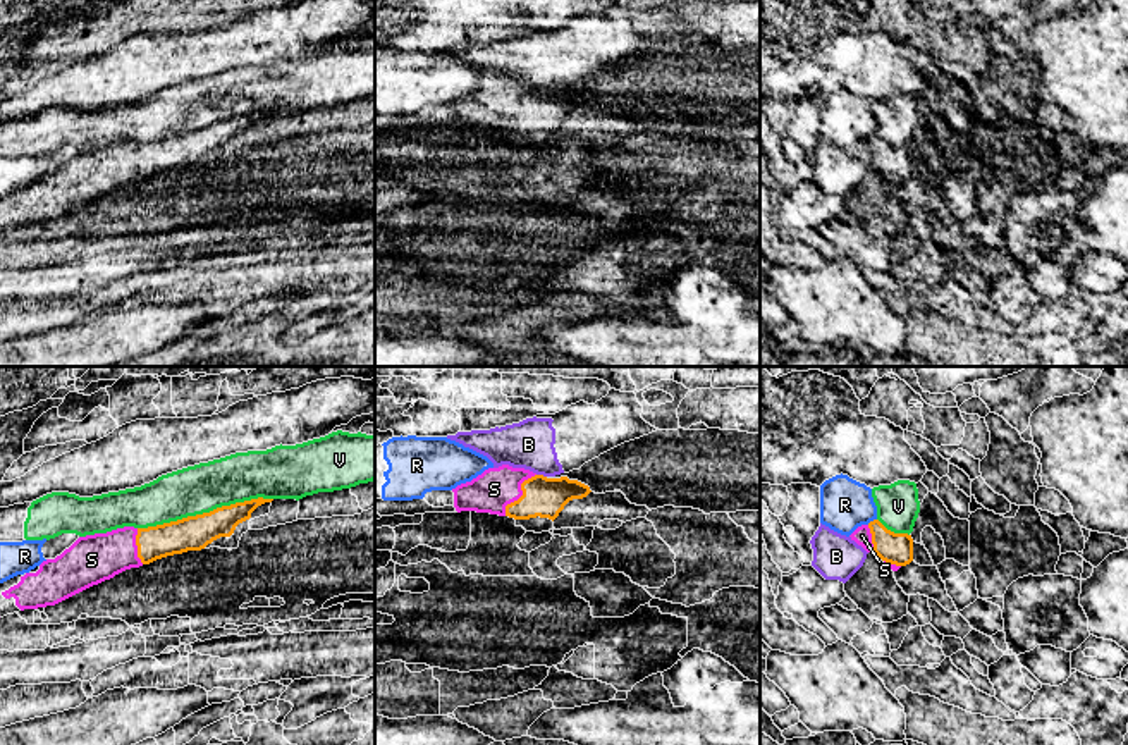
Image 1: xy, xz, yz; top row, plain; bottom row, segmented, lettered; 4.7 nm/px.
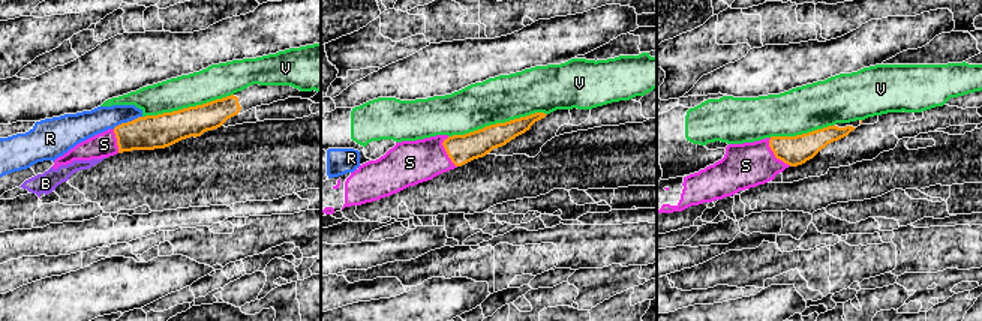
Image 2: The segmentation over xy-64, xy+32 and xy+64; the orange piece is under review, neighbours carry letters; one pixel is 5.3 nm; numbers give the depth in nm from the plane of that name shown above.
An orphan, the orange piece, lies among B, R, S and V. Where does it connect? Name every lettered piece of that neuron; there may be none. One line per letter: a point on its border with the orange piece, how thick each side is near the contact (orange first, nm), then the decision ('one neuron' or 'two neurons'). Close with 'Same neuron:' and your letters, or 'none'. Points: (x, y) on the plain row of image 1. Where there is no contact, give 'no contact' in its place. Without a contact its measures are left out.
B: meets orange in xz at (542, 90); 190 nm thick on the orange side, 220 nm on the other; two neurons
R: meets orange in yz at (870, 136); 140 nm thick on the orange side, 240 nm on the other; two neurons
S: meets orange in xz at (523, 109); 190 nm thick on the orange side, 190 nm on the other; one neuron
V: meets orange in xy at (205, 128); 160 nm thick on the orange side, 220 nm on the other; two neurons
Same neuron: S

